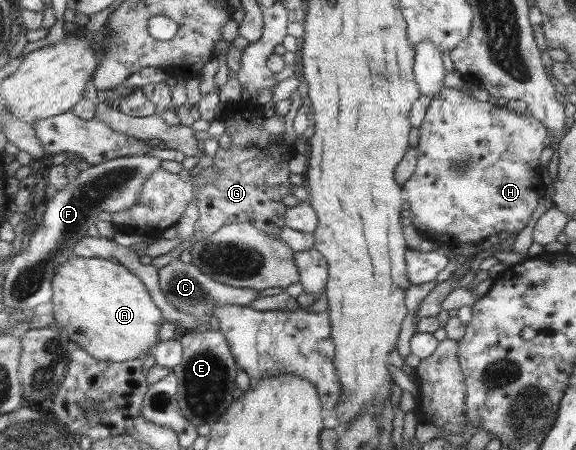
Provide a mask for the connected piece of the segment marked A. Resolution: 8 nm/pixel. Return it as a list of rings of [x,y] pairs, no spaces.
[[[75,256],[60,263],[52,279],[52,320],[56,328],[67,332],[68,339],[98,362],[126,363],[143,358],[158,343],[158,330],[164,321],[145,284],[129,268],[104,258]]]

